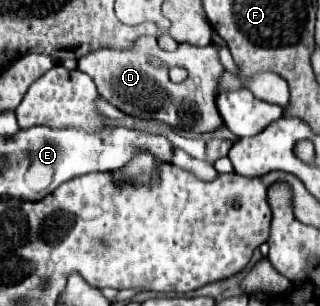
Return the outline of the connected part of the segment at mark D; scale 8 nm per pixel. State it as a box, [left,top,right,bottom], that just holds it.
[77,36,223,132]

